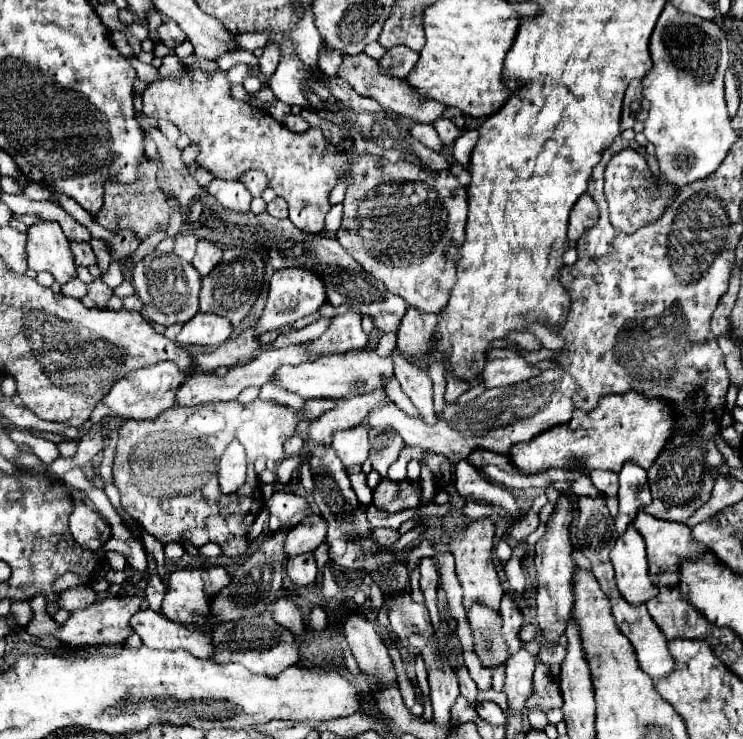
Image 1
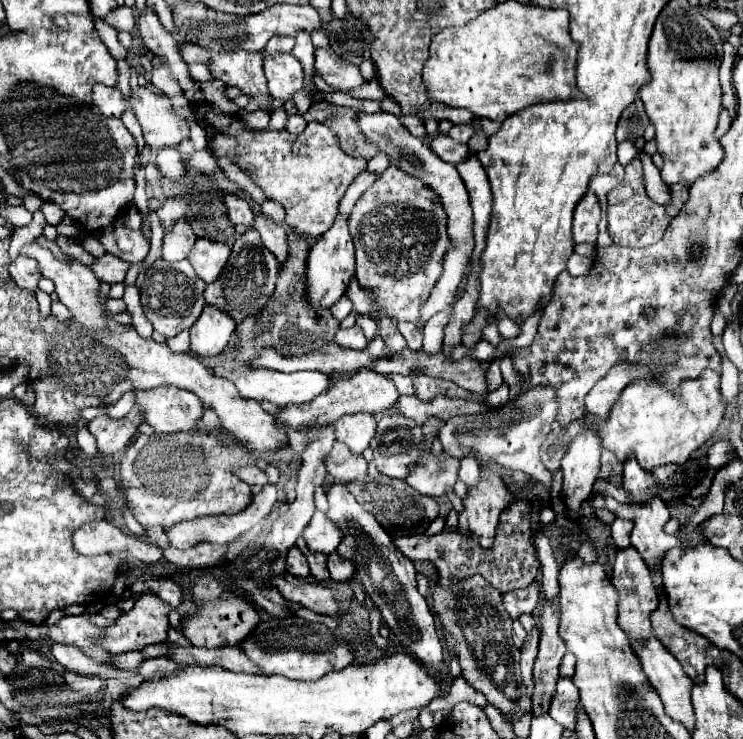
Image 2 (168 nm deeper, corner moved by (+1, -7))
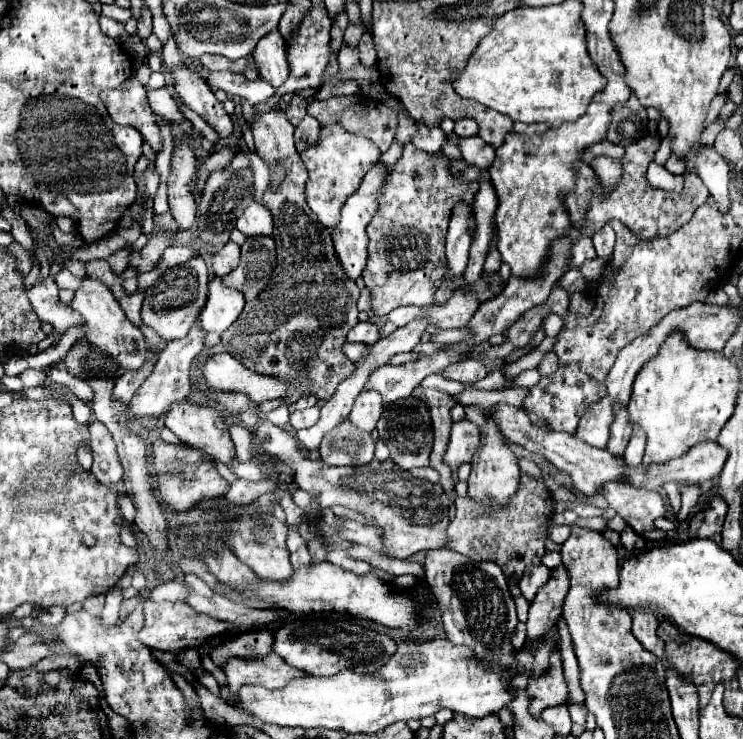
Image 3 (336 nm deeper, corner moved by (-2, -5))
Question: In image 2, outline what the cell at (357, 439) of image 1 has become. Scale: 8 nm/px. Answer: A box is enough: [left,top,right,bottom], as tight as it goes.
[336,412,376,454]

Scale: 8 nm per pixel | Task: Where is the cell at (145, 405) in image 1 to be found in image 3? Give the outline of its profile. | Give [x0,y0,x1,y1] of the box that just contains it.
[163,400,235,464]

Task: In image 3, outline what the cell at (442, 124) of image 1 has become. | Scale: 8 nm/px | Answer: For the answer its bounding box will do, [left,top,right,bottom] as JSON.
[455,120,477,138]

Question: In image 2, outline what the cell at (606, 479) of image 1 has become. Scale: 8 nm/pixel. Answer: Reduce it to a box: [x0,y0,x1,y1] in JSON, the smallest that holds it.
[600,448,622,488]

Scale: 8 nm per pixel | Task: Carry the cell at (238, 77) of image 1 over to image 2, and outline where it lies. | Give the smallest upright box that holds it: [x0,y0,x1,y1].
[200,80,238,116]

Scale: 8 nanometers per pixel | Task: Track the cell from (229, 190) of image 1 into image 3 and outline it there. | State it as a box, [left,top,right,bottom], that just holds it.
[237,202,273,236]

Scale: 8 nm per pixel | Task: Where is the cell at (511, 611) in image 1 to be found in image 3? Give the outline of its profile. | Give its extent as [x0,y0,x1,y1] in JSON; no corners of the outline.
[519,564,551,602]

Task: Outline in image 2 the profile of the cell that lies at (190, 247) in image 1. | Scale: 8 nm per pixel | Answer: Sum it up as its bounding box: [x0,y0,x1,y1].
[164,218,196,262]

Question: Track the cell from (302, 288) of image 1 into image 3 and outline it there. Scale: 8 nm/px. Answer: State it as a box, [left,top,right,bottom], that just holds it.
[331,166,387,280]

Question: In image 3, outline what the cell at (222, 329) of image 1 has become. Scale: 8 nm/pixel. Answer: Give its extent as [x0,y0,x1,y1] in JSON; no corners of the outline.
[201,278,245,334]

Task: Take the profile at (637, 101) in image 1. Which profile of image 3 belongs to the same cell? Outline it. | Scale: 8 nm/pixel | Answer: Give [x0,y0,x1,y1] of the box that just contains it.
[605,96,649,146]

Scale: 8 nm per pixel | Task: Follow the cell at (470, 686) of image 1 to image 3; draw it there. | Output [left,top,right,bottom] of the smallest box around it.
[447,474,553,580]

